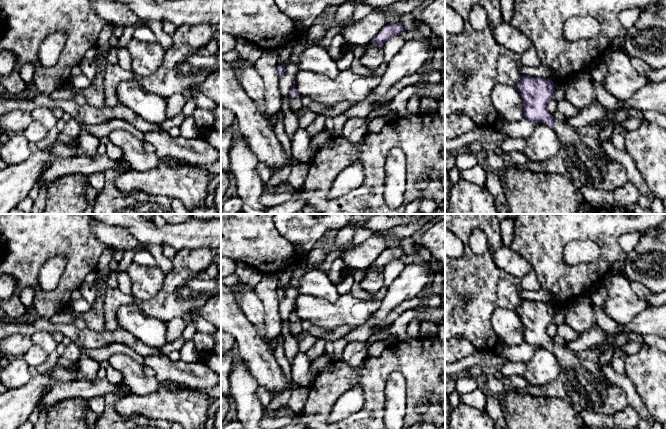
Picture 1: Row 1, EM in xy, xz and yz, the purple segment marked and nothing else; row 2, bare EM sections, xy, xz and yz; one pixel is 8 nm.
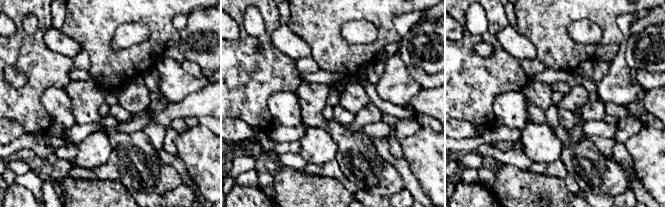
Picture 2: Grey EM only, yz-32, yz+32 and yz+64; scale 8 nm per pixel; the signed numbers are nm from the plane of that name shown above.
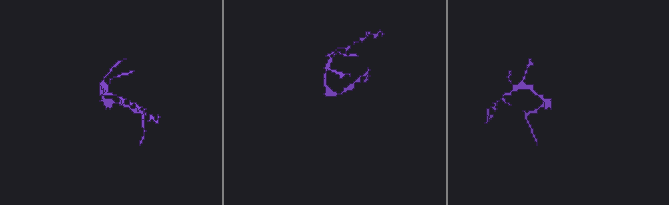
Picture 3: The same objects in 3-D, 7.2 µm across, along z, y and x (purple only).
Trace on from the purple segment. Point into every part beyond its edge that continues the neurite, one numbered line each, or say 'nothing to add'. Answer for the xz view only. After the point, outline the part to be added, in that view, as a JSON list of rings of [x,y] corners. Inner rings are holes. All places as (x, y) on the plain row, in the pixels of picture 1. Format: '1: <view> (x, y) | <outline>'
1: xz (295, 327) | [[[297,320],[296,322],[290,323],[289,329],[292,336],[296,339],[296,337],[303,331],[301,327],[301,321]]]

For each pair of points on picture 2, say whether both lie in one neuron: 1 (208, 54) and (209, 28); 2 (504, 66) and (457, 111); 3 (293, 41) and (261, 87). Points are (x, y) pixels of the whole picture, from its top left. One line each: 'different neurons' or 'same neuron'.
1: same neuron
2: same neuron
3: different neurons

